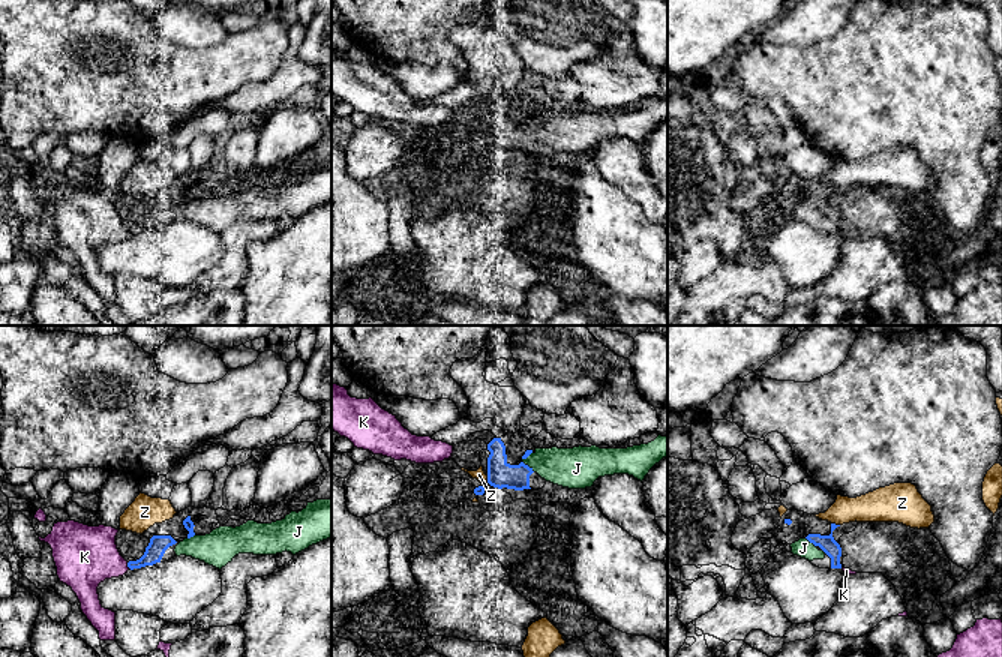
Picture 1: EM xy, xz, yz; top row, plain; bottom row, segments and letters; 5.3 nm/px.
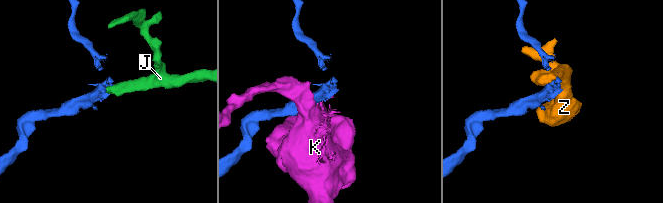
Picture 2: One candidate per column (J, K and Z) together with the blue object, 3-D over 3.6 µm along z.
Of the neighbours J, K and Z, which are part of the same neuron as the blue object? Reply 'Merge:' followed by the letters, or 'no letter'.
Merge: J

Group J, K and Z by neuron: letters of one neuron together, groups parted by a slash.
J / K / Z

